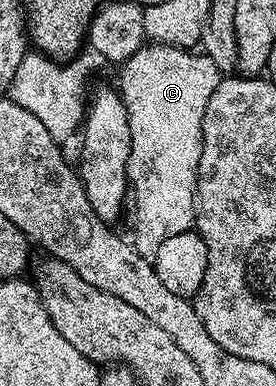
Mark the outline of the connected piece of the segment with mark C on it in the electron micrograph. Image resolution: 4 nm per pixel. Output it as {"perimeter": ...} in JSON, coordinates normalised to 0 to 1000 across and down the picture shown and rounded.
{"perimeter":[[[536,109],[428,176],[446,267],[460,275],[478,334],[478,391],[460,422],[467,487],[493,503],[496,557],[482,570],[482,635],[514,661],[554,666],[612,614],[696,596],[707,573],[707,472],[721,456],[721,409],[736,381],[743,272],[786,231],[801,187],[757,145],[707,127]]]}

